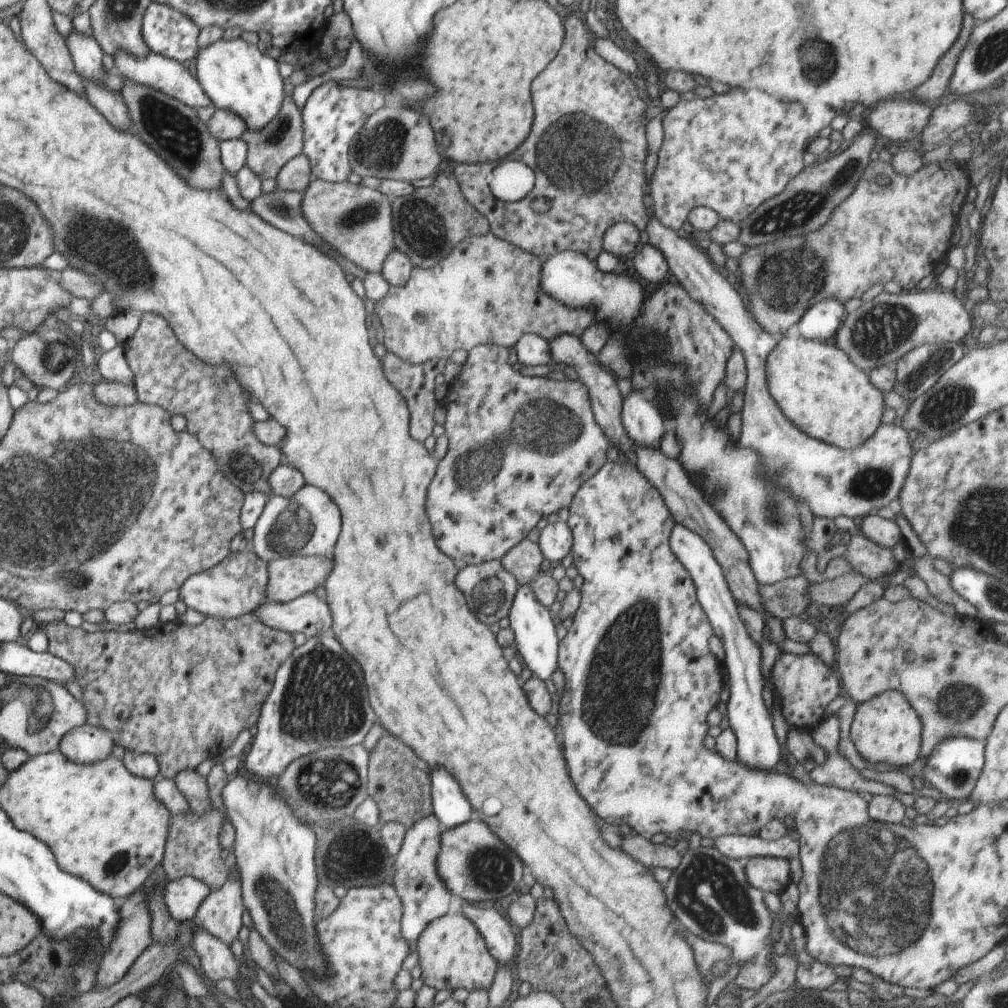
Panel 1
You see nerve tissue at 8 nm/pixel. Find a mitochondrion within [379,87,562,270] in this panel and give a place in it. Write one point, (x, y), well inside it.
(422, 227)

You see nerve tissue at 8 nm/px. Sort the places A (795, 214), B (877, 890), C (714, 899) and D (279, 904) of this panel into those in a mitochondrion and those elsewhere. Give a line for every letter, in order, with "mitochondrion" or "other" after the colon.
A: mitochondrion
B: mitochondrion
C: mitochondrion
D: mitochondrion

